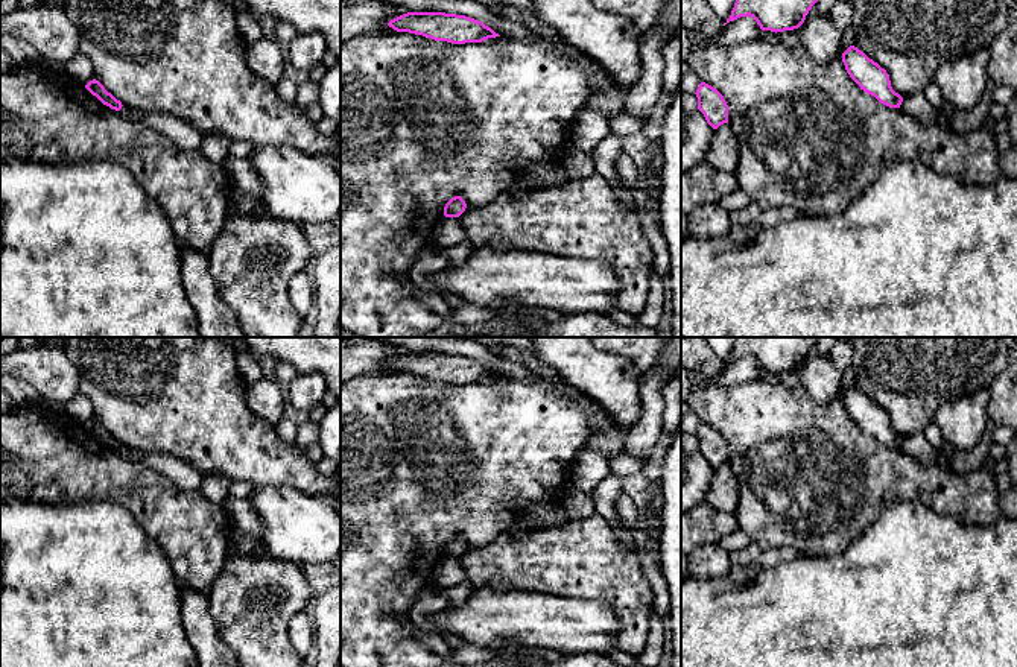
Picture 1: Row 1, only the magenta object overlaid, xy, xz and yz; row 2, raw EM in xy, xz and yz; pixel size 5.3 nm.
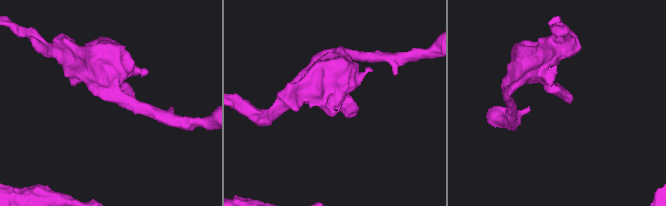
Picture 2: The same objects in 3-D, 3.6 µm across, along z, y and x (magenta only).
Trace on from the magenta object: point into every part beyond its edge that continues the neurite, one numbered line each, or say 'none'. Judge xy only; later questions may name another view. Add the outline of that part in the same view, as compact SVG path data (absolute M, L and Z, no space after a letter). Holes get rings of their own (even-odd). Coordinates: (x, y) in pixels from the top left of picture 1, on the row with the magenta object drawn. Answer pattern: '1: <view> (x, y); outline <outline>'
none

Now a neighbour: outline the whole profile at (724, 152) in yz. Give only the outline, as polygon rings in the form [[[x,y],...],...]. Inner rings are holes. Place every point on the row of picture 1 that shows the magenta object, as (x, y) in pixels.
[[[728,123],[713,129],[708,153],[705,161],[716,170],[736,173],[739,163],[737,138]]]

